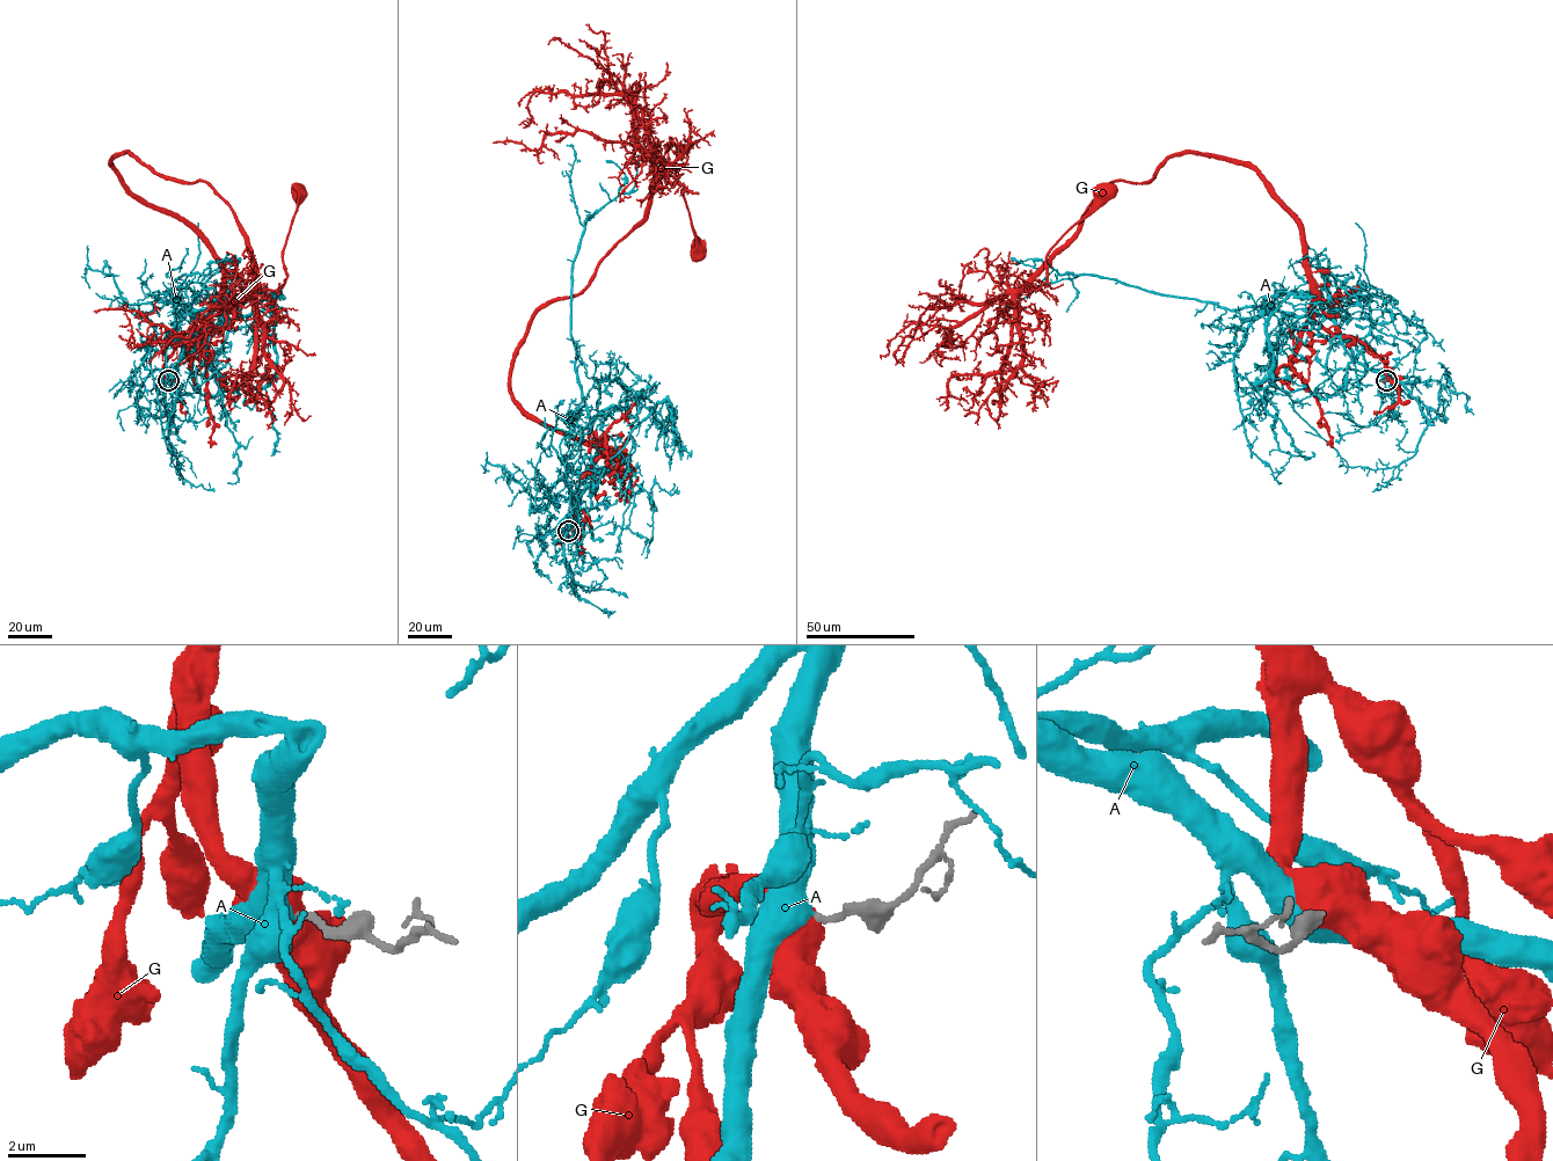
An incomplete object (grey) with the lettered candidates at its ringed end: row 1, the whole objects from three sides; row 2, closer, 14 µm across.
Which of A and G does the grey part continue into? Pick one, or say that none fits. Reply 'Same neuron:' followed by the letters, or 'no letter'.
Same neuron: A

